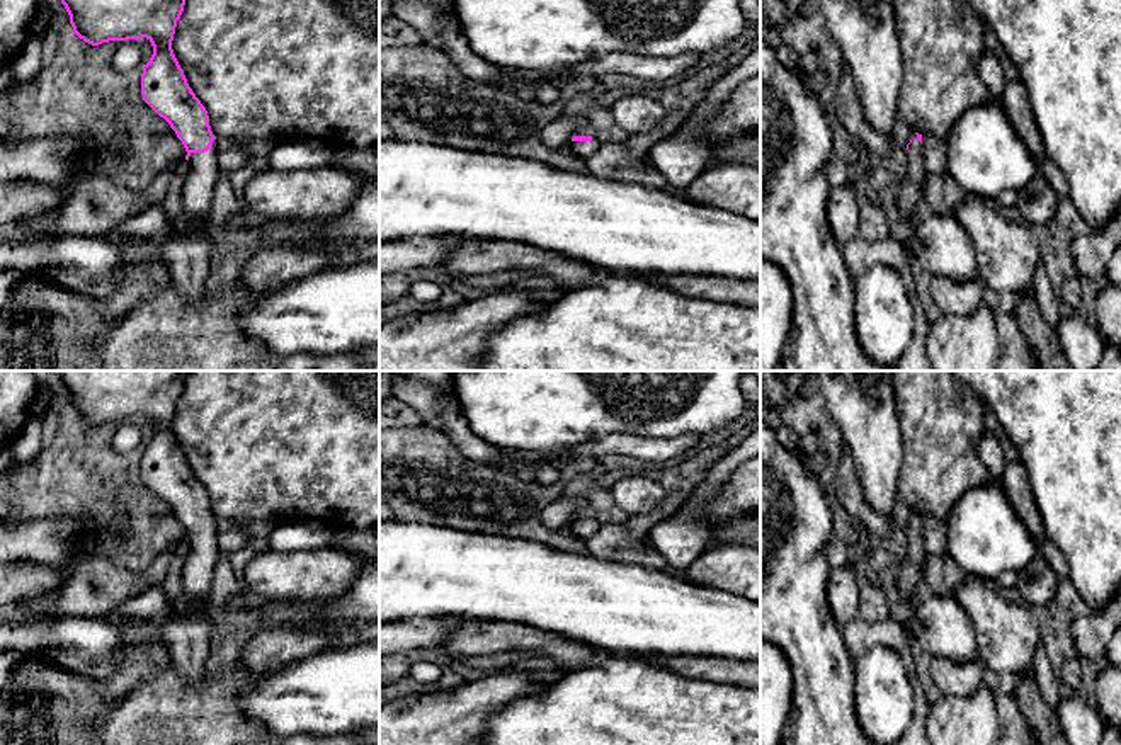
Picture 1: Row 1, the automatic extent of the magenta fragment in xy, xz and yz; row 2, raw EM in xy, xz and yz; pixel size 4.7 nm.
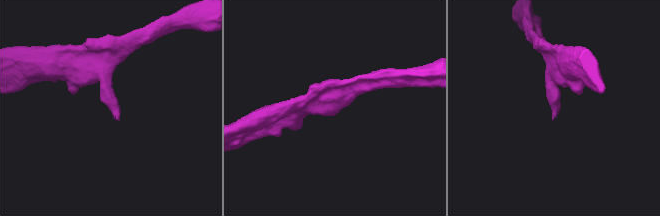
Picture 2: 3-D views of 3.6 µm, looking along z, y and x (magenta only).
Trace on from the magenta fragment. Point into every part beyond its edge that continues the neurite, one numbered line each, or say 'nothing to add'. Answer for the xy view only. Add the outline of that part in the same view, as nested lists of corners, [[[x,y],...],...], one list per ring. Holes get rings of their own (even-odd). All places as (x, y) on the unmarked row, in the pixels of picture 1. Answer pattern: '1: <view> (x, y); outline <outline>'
1: xy (187, 630); outline [[[216,522],[204,534],[191,534],[187,543],[191,553],[184,566],[184,594],[158,623],[158,636],[168,646],[170,665],[192,684],[202,675],[214,646],[216,628],[208,606],[219,560]]]

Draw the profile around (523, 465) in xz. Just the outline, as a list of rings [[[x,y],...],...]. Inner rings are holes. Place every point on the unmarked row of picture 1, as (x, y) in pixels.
[[[500,451],[500,466],[515,473],[522,480],[536,481],[534,466],[538,463],[553,463],[560,456],[543,454],[543,452],[517,452],[517,451]]]

